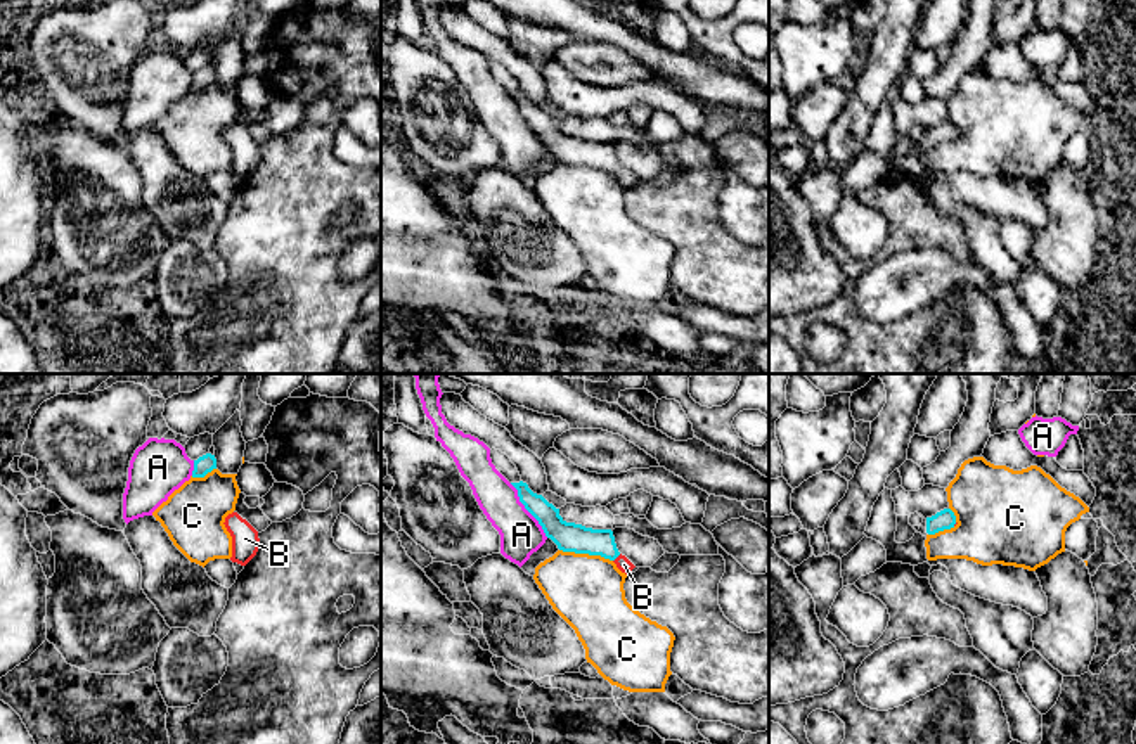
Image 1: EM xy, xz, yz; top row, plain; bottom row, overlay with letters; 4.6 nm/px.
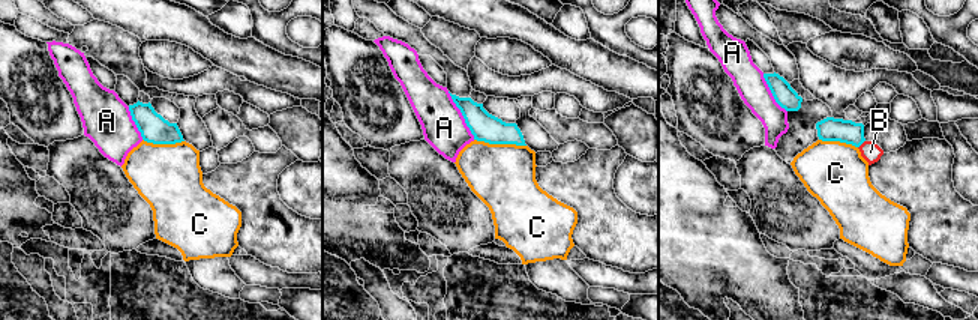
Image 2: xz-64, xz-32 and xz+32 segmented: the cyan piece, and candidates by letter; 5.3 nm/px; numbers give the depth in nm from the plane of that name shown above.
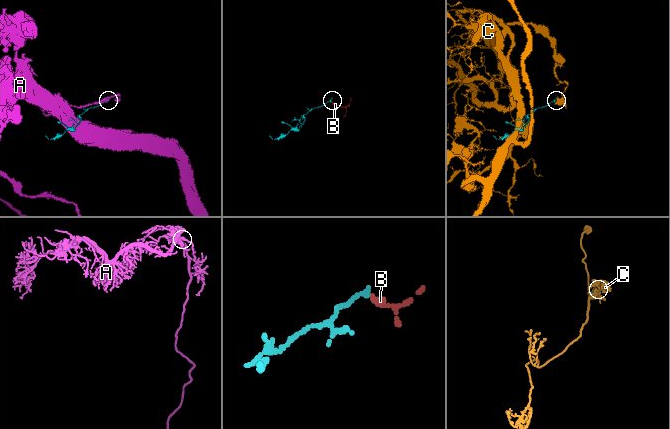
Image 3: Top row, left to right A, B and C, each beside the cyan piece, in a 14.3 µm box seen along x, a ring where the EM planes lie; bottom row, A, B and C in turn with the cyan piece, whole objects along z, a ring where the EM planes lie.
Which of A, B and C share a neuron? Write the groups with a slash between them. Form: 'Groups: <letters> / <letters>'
Groups: A / B / C

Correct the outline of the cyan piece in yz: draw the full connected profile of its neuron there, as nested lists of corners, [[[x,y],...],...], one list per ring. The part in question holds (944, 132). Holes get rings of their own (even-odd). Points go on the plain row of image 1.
[[[944,121],[932,130],[926,130],[926,145],[935,147],[944,142],[951,142],[956,137],[956,128],[951,121]]]

